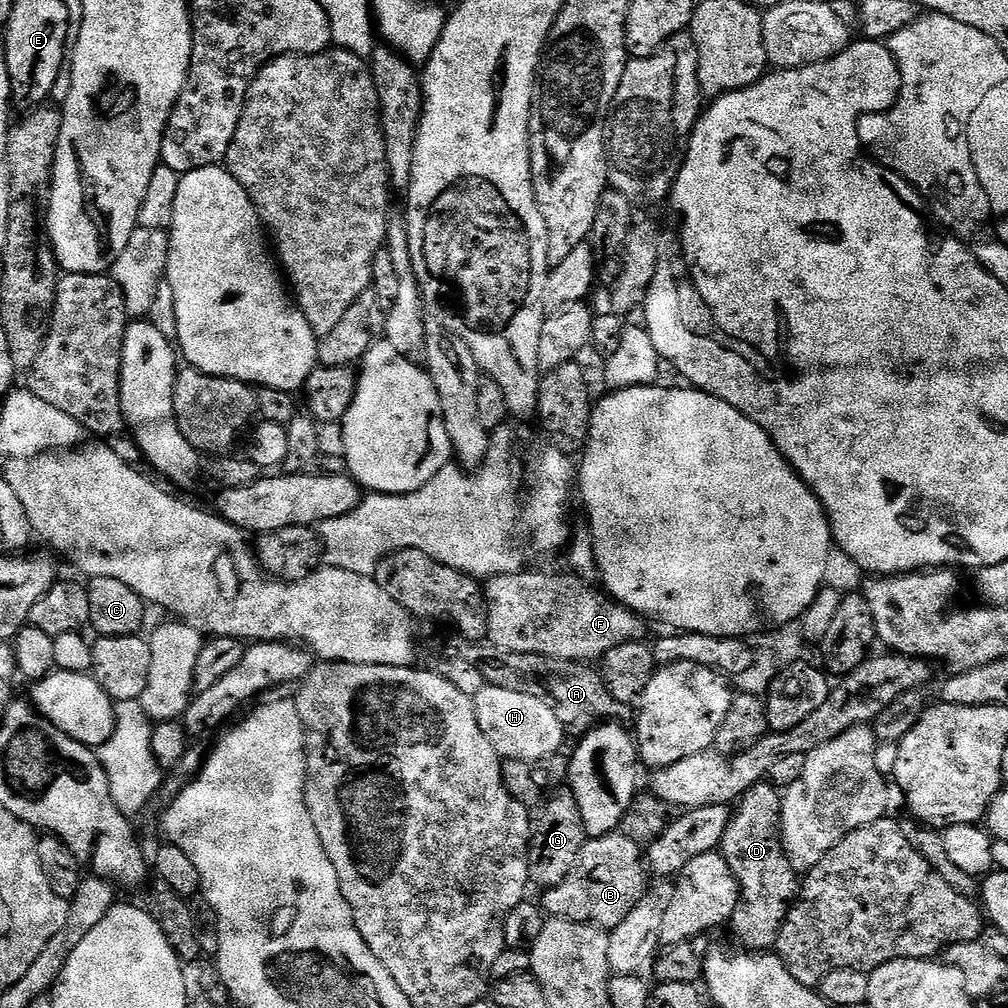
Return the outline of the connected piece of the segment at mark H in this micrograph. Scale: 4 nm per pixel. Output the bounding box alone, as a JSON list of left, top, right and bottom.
[475,686,566,760]

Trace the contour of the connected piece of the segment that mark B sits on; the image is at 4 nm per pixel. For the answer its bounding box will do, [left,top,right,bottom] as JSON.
[542,834,650,930]

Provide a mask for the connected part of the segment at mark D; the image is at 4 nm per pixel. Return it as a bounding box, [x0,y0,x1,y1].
[719,782,798,952]

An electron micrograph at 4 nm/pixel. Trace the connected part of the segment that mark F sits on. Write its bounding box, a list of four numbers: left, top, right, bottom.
[484,570,648,662]

